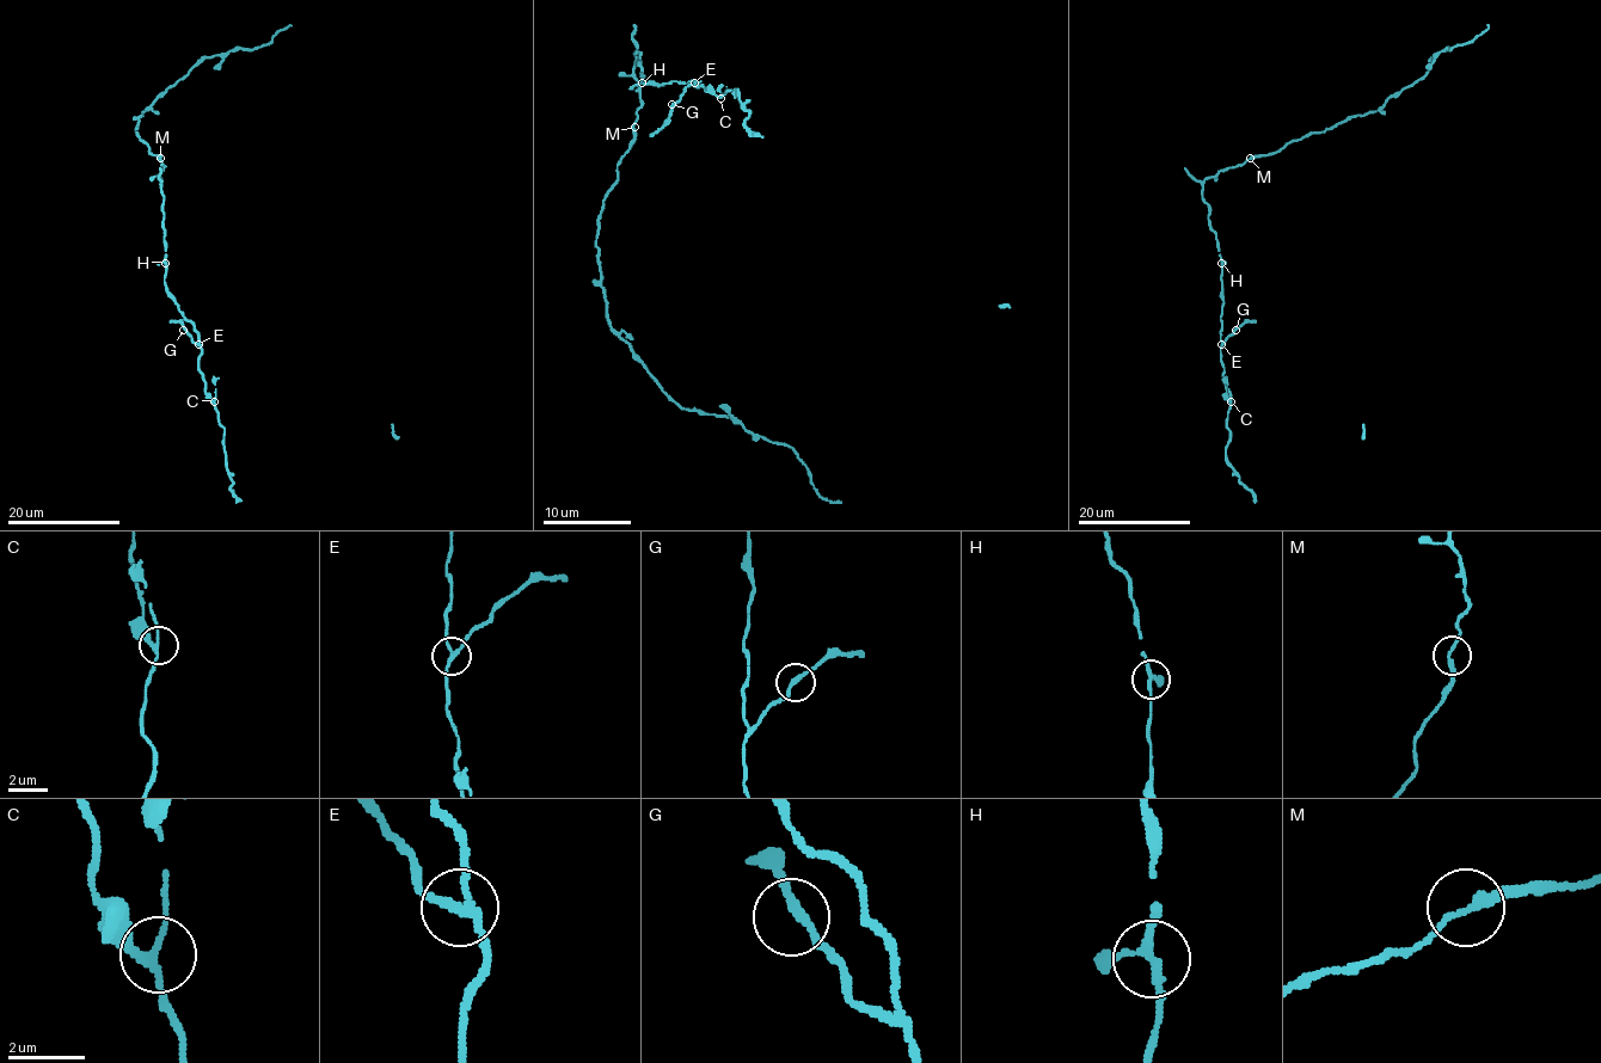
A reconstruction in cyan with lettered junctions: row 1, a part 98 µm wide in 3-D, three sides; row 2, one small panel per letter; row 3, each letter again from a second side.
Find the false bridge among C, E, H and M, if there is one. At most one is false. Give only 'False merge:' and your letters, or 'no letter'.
False merge: E

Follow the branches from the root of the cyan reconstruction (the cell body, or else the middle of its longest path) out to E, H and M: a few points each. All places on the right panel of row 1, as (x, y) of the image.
E: (1218, 245), (1221, 260), (1221, 343)
H: (1218, 245), (1221, 262)
M: (1218, 245), (1207, 217), (1209, 204), (1202, 196), (1203, 182), (1250, 158)

